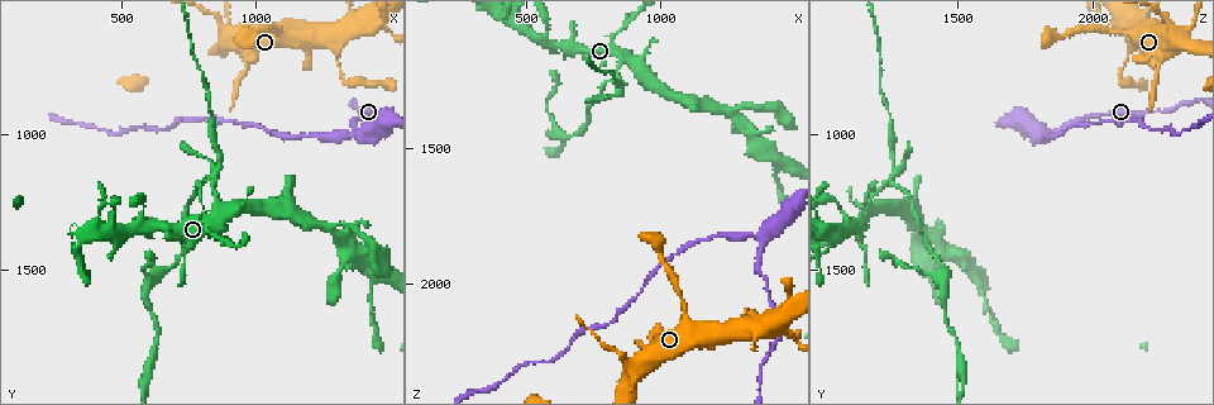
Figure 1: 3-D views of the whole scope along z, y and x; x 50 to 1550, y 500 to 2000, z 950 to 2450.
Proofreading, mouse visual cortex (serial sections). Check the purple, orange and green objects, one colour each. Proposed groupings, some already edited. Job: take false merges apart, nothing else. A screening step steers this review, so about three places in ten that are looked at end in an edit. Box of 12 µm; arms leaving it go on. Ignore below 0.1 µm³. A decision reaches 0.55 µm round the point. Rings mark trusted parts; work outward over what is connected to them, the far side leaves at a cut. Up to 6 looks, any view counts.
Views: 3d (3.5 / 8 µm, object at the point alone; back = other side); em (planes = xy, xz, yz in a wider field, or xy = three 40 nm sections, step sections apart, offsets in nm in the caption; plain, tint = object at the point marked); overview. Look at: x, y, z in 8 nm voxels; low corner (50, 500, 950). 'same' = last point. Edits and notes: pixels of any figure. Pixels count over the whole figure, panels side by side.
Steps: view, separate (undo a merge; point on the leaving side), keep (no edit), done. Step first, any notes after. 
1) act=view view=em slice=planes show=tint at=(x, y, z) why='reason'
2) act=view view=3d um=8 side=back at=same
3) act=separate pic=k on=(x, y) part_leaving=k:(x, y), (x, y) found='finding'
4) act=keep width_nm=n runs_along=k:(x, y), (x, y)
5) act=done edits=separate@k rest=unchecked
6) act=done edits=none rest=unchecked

act=view view=3d um=3.5 at=(610, 1350, 1120) why='abrupt turn'

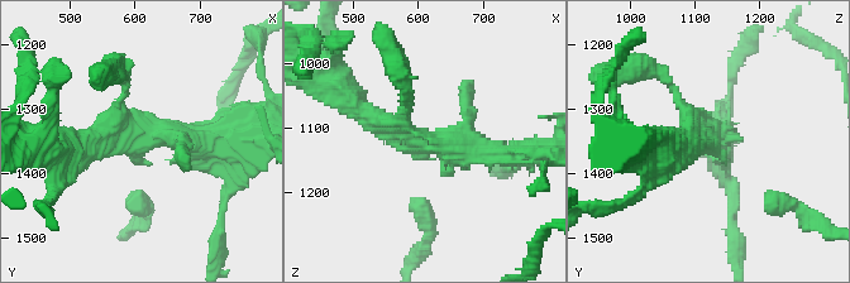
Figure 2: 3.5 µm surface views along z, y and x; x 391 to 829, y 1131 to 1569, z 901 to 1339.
act=view view=em slice=xy step=2 show=tint at=(605, 1345, 1120) arms=3 arm_widths_nm=100,300,350

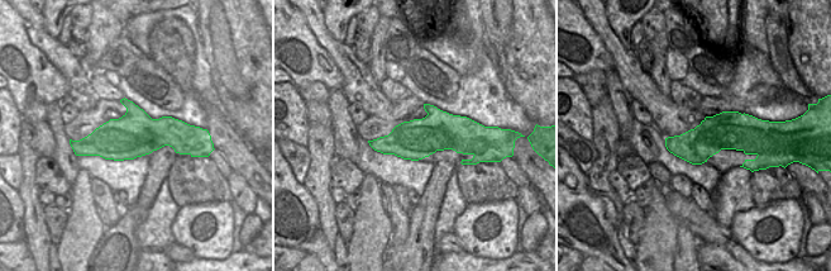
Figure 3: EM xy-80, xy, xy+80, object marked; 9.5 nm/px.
act=keep runs_along=2:(502, 152), (421, 143), (348, 101) found='all the same cell'

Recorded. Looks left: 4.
act=view view=3d um=3.5 side=back at=(830, 1170, 1250) why='thick turns thin'

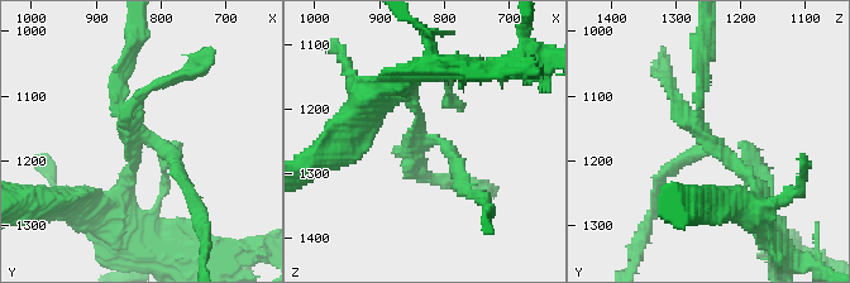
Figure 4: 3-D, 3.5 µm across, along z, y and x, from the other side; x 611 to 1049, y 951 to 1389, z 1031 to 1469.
act=view view=em slice=xy step=3 show=tint at=(840, 1170, 1240)

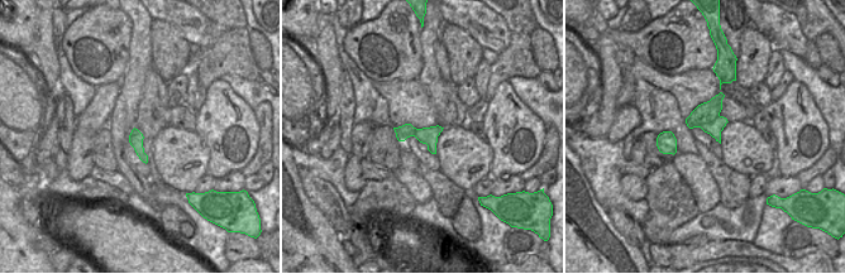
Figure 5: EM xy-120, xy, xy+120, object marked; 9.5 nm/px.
act=view view=em slice=xy step=1 show=tint at=same

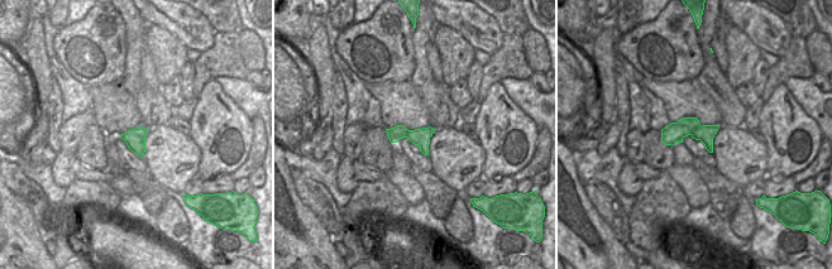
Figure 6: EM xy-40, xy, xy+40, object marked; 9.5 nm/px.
act=separate pic=4 on=(698, 67) border=6:(701, 126), (691, 134) found='two cells meet here'

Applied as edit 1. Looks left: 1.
act=done edits=separate@4 rest=unchecked

